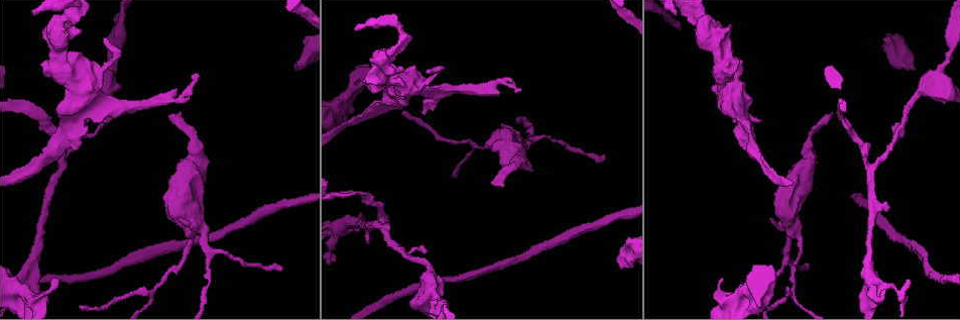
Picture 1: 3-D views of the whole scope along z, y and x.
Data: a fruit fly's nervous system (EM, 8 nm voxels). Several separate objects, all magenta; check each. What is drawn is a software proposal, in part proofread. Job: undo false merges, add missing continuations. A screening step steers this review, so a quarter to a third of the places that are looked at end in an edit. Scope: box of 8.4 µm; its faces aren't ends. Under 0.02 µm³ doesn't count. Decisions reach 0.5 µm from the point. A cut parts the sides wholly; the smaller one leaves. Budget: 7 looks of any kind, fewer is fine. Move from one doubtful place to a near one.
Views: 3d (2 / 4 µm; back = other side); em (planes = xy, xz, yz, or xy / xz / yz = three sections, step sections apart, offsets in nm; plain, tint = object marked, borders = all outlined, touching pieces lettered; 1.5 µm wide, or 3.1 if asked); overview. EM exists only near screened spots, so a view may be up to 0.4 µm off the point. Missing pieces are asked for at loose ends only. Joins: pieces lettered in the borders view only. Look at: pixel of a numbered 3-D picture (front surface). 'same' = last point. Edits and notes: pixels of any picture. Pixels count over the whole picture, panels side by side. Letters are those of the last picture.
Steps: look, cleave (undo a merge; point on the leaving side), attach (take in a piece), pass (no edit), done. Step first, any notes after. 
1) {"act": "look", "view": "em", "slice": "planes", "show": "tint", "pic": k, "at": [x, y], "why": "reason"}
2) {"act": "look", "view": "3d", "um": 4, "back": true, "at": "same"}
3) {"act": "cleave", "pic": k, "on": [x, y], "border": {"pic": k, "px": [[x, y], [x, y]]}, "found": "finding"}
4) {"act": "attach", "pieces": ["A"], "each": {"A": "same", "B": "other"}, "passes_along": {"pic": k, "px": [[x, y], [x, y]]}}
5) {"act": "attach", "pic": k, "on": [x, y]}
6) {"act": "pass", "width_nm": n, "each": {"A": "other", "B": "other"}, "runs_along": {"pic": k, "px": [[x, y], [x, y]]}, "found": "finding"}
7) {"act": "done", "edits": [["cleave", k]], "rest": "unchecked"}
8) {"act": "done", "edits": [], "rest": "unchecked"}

{"act": "look", "view": "em", "slice": "planes", "show": "tint", "pic": 1, "at": [880, 162]}

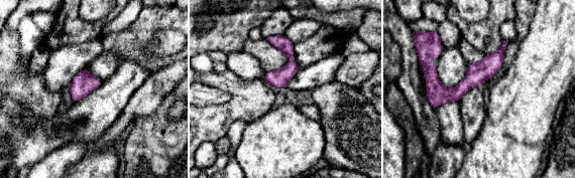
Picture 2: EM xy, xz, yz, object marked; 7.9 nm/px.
{"act": "look", "view": "em", "slice": "planes", "show": "borders", "at": "same", "why": "what lies round it"}

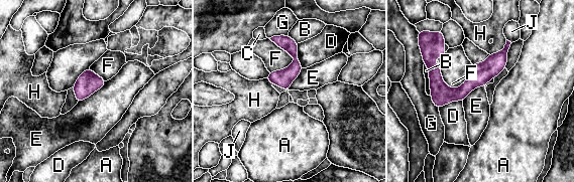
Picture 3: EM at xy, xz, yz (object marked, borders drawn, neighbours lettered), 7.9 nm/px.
{"act": "pass", "longest_contact_nm": ["E", 300], "each": {"A": "other", "B": "other", "C": "other", "D": "other", "E": "other", "F": "other", "G": "other", "H": "other", "J": "other"}, "found": "one neuron here"}

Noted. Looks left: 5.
{"act": "look", "view": "em", "slice": "planes", "show": "plain", "pic": 1, "at": [498, 95], "why": "an open end"}

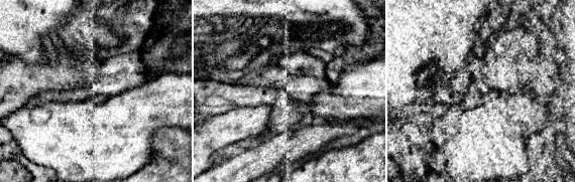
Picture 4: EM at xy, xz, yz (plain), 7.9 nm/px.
{"act": "look", "view": "em", "slice": "planes", "show": "borders", "at": "same"}

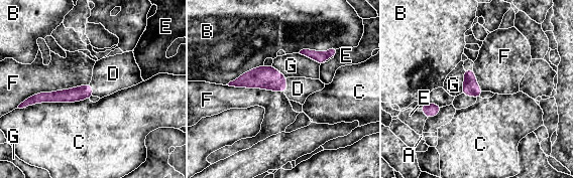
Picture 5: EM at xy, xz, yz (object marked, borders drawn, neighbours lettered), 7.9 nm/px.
{"act": "attach", "pieces": ["D"], "each": {"A": "other", "B": "other", "C": "other", "D": "same", "E": "other", "F": "other", "G": "other"}, "found": "it goes on there"}

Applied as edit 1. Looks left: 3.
{"act": "look", "view": "overview", "why": "redraw"}

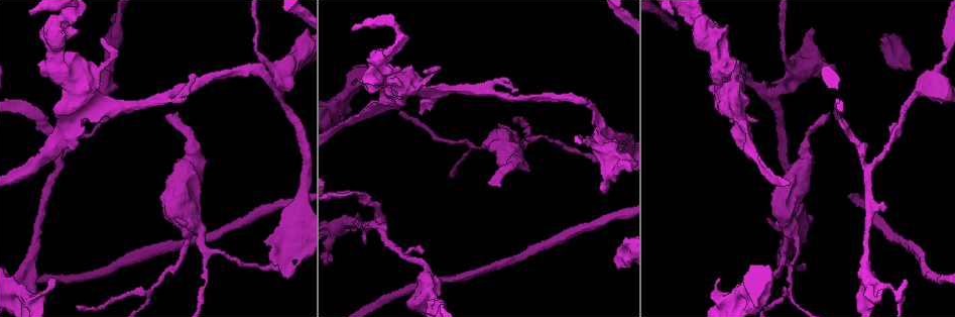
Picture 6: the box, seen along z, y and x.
{"act": "look", "view": "em", "slice": "xy", "step": 4, "show": "borders", "pic": 6, "at": [620, 267], "why": "thick end"}

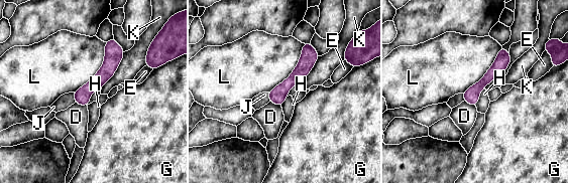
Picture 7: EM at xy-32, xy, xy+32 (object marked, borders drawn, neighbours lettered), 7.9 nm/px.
{"act": "look", "view": "em", "slice": "planes", "show": "borders", "at": "same", "why": "another direction"}

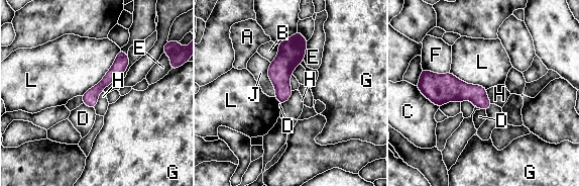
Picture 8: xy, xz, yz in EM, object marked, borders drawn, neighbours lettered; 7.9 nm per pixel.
{"act": "pass", "each": {"A": "other", "B": "other", "C": "other", "D": "other", "E": "other", "F": "other", "G": "other", "H": "other", "J": "other", "L": "other"}, "border": {"pic": 8, "px": [[103, 89], [94, 108]]}, "found": "no lettered piece goes on from it"}

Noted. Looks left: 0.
{"act": "done", "edits": [["attach", 5]], "rest": "unchecked"}

